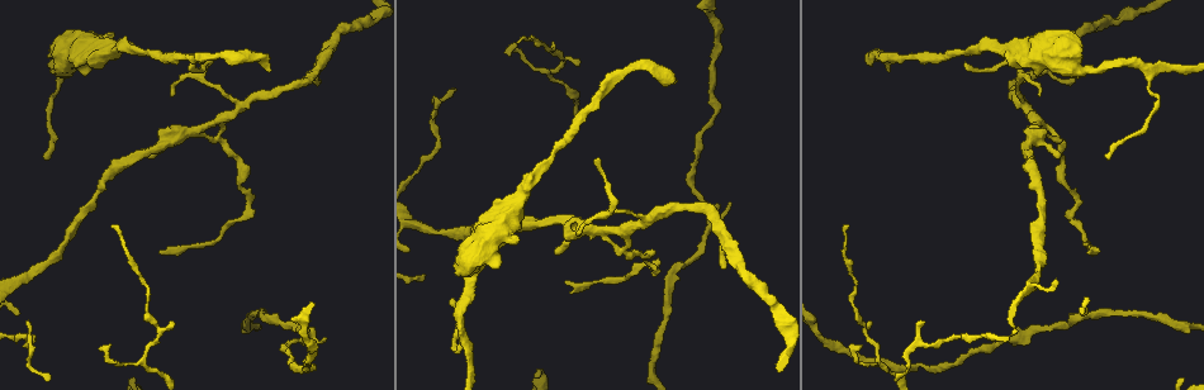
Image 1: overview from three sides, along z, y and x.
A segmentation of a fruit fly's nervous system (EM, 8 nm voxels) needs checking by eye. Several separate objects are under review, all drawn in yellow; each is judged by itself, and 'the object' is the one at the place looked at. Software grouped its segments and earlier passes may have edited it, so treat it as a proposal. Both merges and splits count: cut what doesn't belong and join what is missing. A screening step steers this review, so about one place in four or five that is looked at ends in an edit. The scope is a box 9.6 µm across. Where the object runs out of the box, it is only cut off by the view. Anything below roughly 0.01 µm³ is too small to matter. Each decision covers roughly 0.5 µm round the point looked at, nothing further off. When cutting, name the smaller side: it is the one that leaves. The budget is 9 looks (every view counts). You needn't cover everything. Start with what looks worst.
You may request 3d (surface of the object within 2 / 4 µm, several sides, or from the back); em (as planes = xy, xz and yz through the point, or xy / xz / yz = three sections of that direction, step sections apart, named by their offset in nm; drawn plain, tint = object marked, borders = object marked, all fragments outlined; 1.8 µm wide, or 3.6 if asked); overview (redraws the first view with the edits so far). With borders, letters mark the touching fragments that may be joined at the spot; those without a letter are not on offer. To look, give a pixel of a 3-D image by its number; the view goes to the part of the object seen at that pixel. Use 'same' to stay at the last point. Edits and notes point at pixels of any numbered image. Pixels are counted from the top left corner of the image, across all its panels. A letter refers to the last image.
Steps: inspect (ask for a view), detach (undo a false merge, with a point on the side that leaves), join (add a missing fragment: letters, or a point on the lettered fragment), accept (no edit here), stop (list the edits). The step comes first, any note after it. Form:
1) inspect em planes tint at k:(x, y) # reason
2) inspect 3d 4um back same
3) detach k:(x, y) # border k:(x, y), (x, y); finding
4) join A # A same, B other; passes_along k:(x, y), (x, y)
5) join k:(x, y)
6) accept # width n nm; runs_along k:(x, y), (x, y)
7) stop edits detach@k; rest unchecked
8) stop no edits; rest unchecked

inspect em planes tint at 1:(890, 69) # long arm stops here

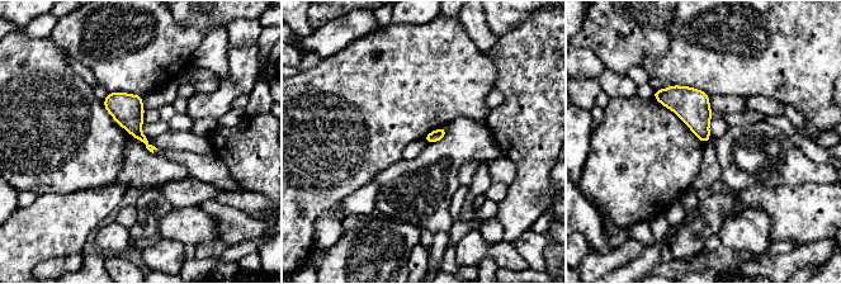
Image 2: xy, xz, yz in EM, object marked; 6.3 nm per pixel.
inspect em planes borders same

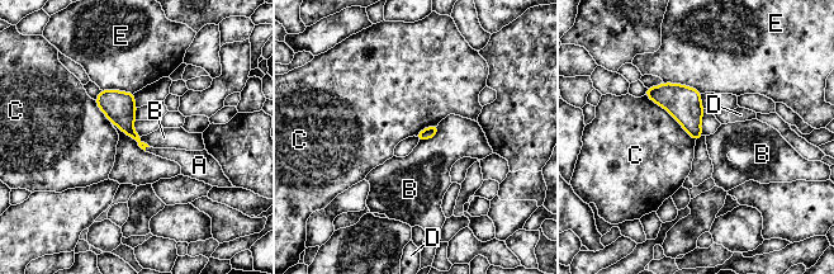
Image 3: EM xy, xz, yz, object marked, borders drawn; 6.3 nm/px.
join A # A same, B other, C other, D other, E other; passes_along 3:(123, 116), (145, 149), (183, 157); the neuron continues

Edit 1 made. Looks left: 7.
inspect overview # see it whole again

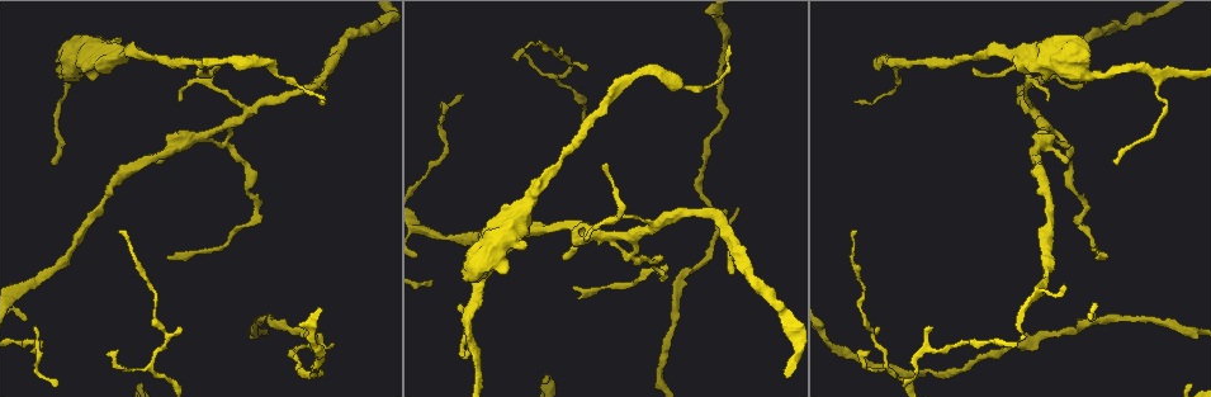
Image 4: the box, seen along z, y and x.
inspect 3d 2um at 4:(611, 237) # three arms meet

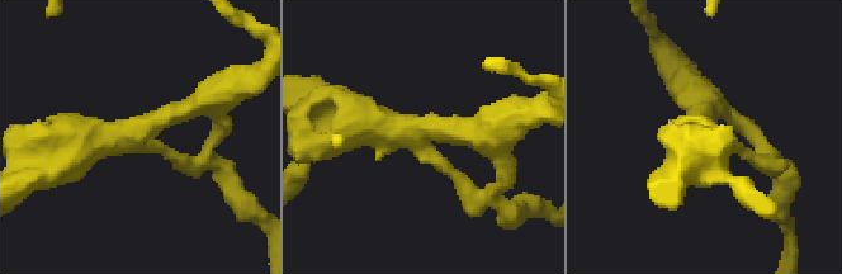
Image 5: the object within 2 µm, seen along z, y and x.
inspect em planes tint at 5:(128, 136) # arms 3; need the tissue

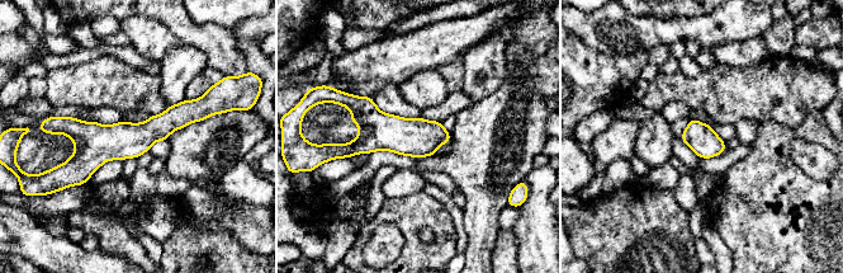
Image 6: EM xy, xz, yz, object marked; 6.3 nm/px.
inspect em planes borders same # see the neighbours

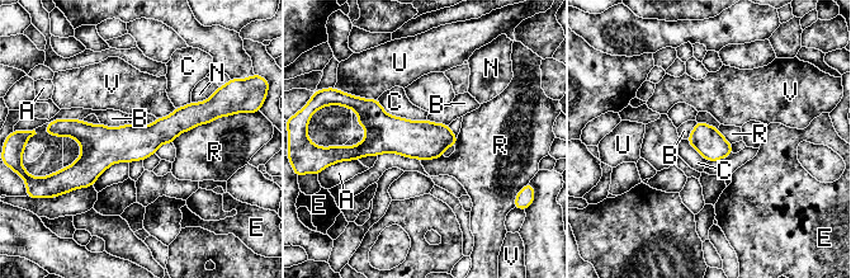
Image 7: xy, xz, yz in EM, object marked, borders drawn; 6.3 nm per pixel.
accept # width 190 nm; A other, B other, C other, E other, N other, R other, U other, V other; runs_along 7:(212, 114), (149, 138), (66, 127); one neuron here

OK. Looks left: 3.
inspect em xz step 4 tint at 4:(728, 273) # an open end

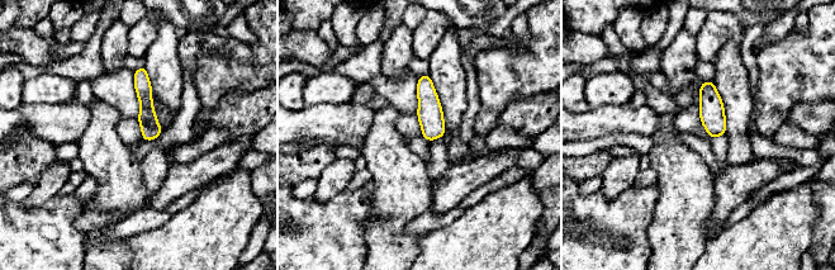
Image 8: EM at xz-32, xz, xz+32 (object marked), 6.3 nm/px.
inspect em yz step 16 borders same

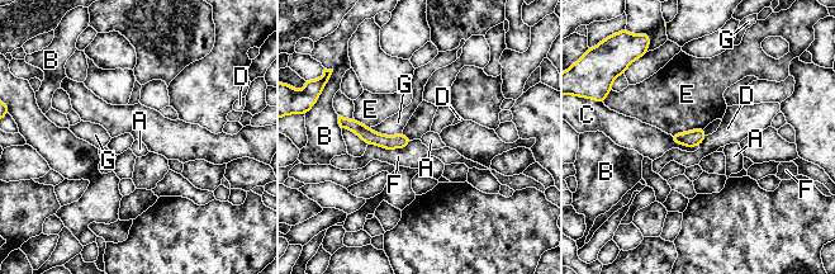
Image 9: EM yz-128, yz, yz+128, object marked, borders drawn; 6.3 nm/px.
accept # width 90 nm; A other, B other, C other, D other, E other, F other, G other; border 9:(413, 140), (393, 149), (368, 145); none of them fits

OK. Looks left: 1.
stop edits join@3; rest unchecked

